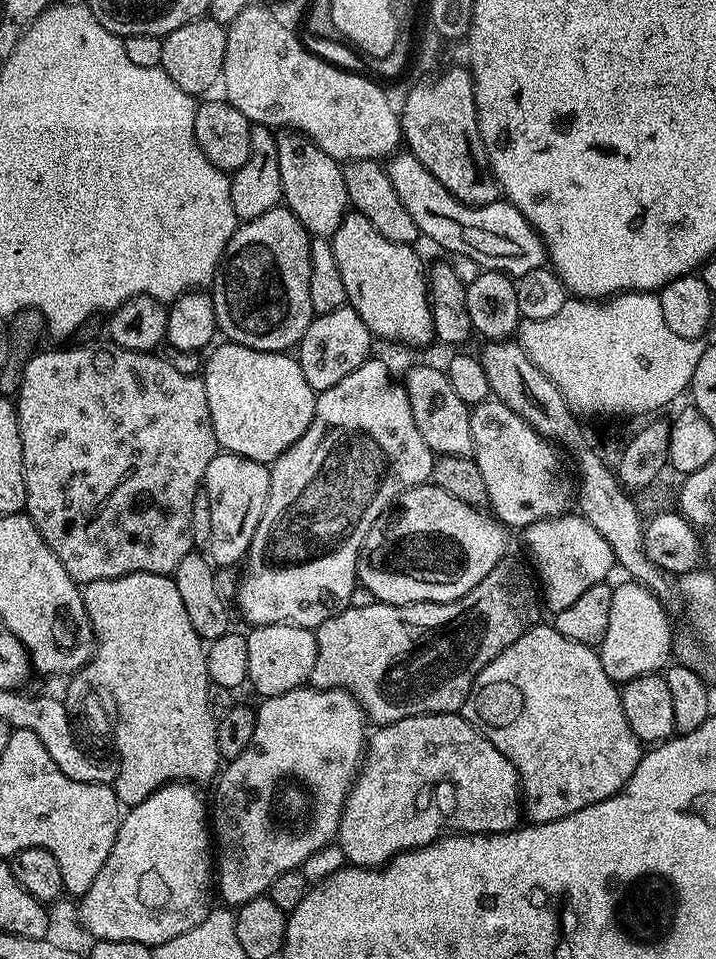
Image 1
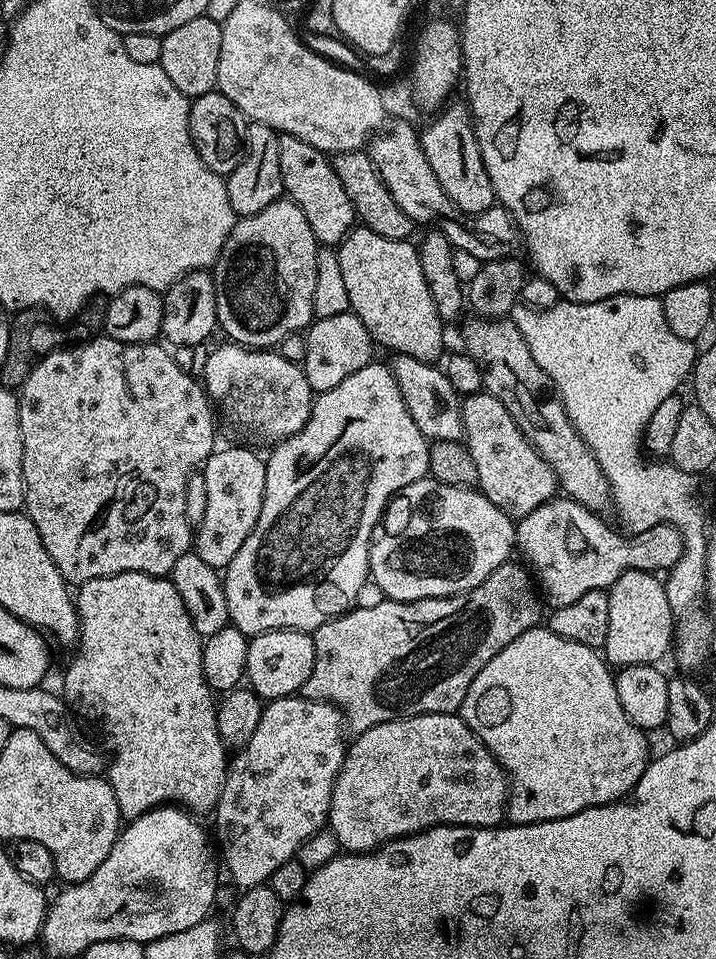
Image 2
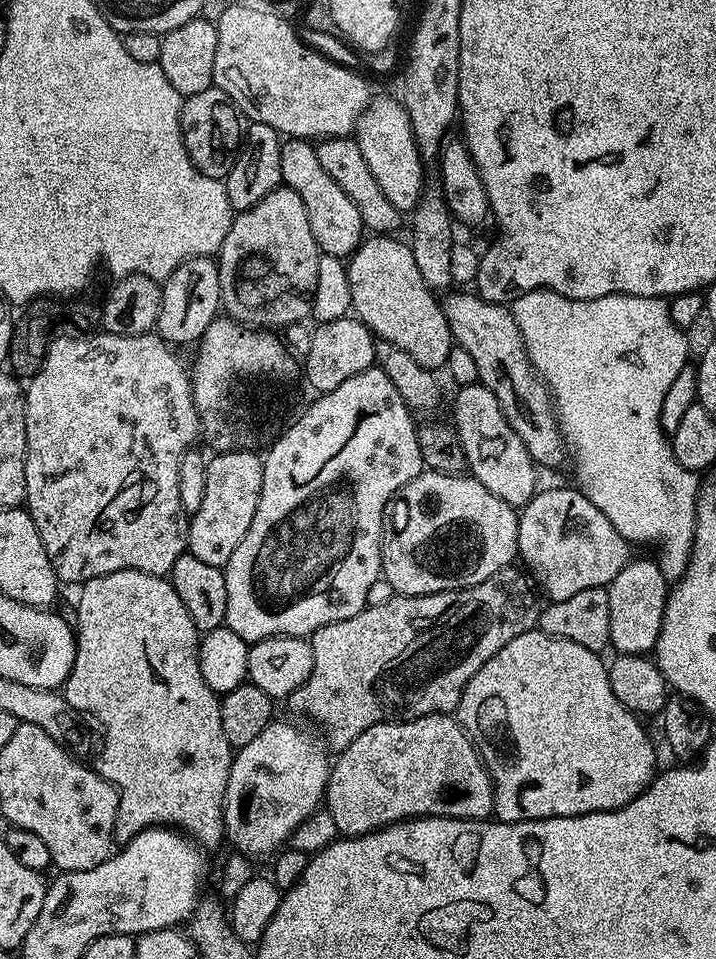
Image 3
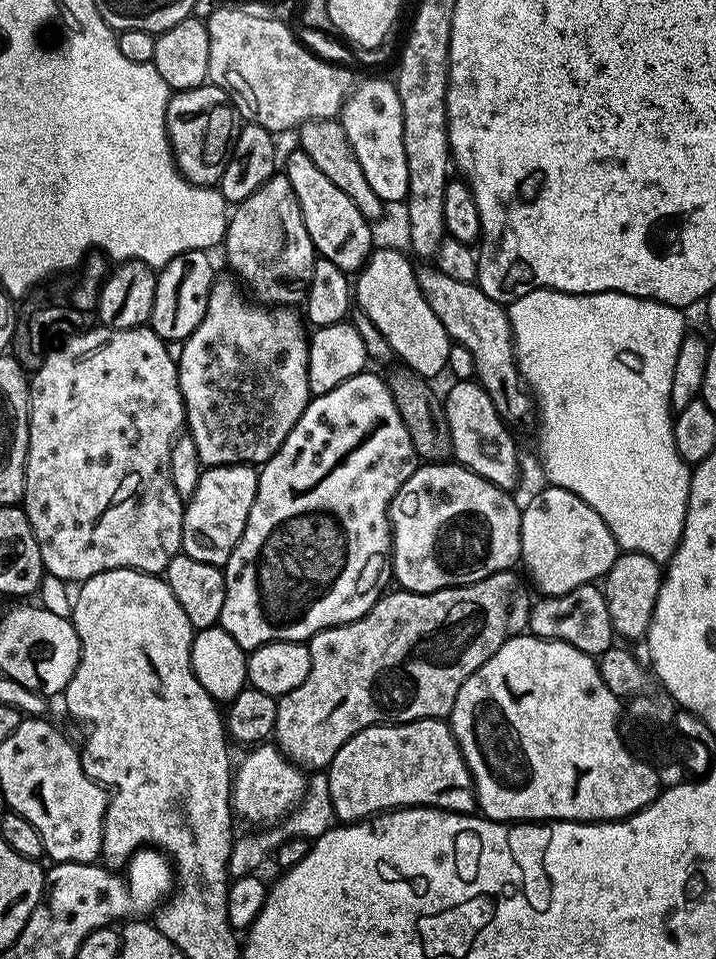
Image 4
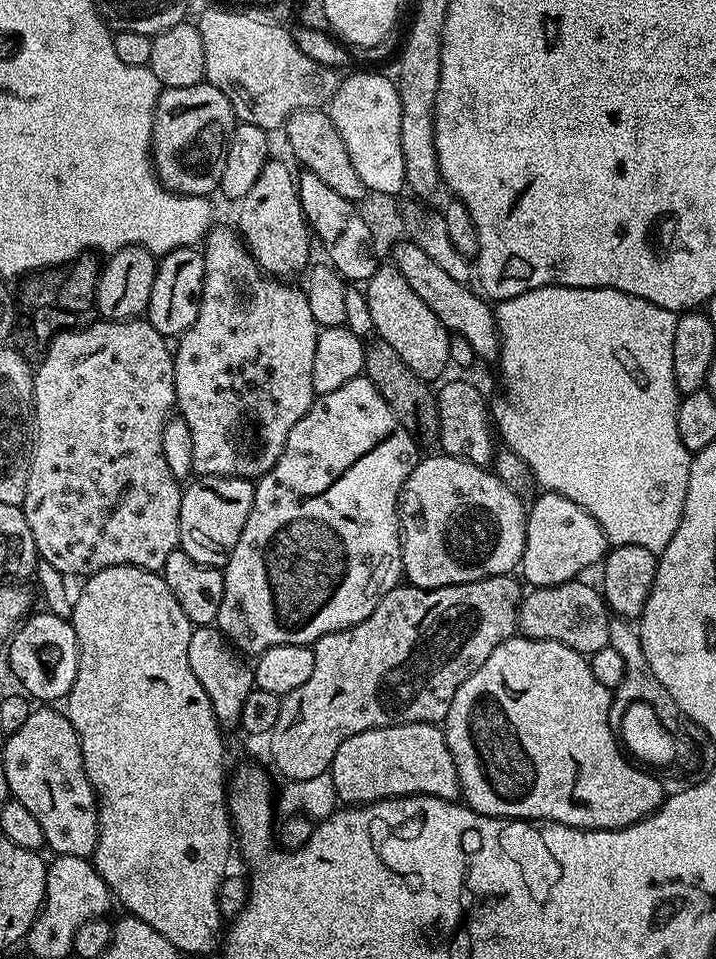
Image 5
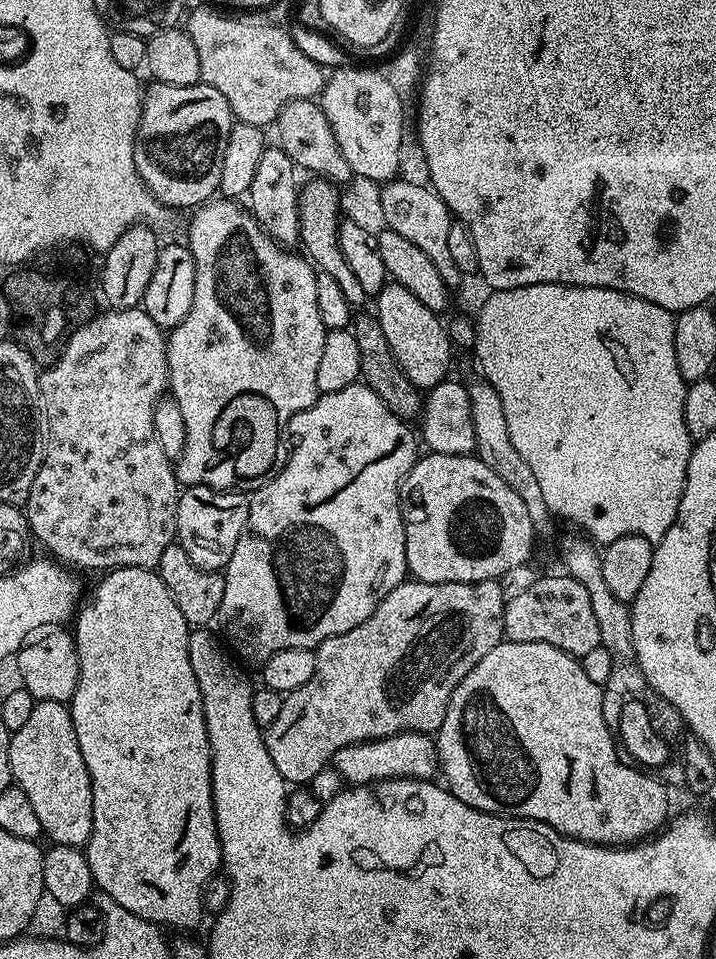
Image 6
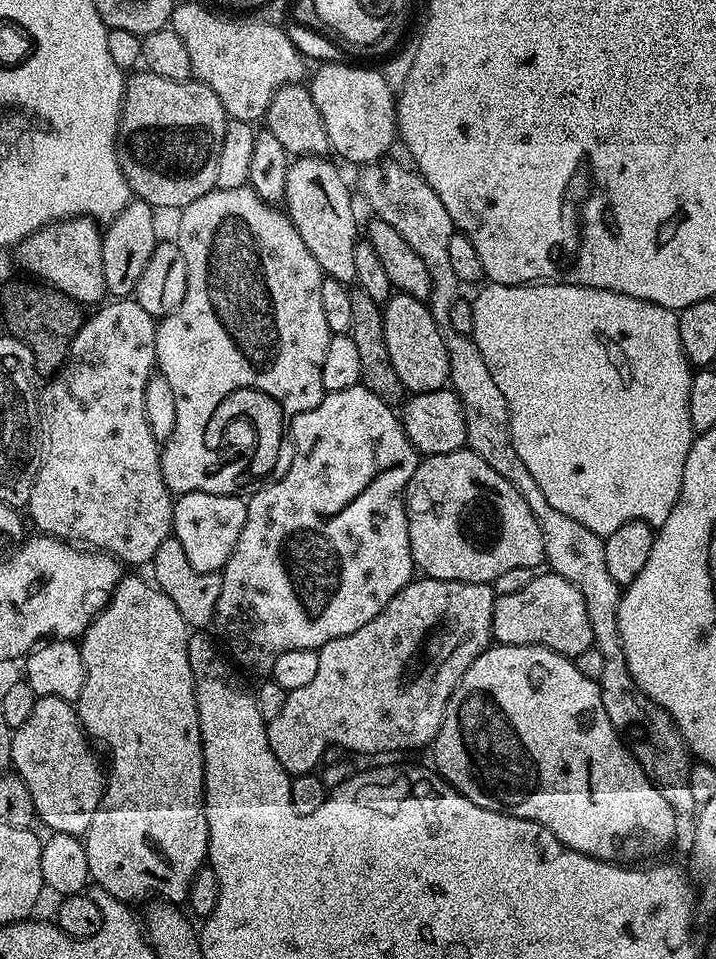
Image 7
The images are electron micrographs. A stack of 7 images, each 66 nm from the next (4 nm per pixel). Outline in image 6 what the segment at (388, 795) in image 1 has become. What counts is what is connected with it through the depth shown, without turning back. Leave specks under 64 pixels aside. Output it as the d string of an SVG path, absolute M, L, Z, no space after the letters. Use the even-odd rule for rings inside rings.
M399 732L381 740L351 744L336 752L334 767L352 786L371 786L381 780L432 780L438 772L436 741L426 732Z

